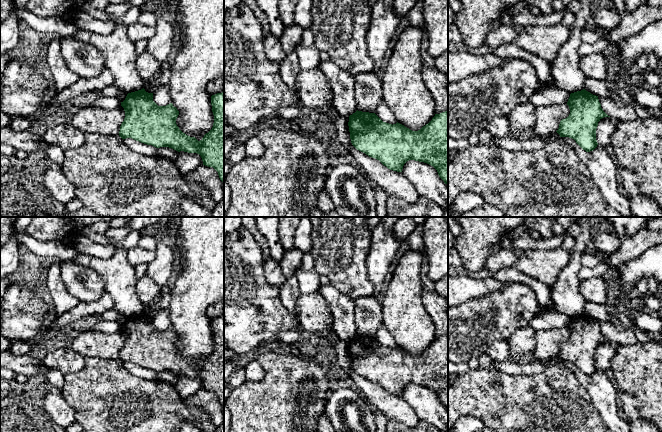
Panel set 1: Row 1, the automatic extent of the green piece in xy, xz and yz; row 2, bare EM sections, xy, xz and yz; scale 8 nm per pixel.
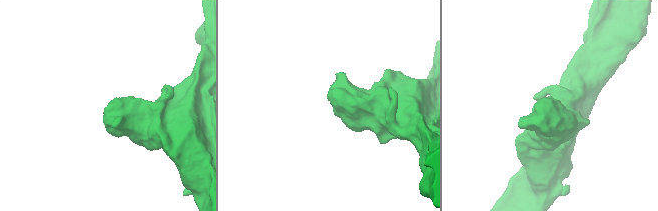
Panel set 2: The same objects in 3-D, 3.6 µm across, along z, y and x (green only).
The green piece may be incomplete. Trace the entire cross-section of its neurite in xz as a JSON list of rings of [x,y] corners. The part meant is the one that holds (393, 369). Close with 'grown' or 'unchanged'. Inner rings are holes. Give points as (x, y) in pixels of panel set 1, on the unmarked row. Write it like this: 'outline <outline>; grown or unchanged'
outline [[[358,334],[349,340],[348,350],[352,369],[369,381],[379,384],[388,393],[402,396],[404,388],[409,384],[424,386],[433,390],[448,409],[448,335],[435,338],[432,344],[418,355],[412,355],[398,346],[393,349],[383,346],[375,337]]]; unchanged

